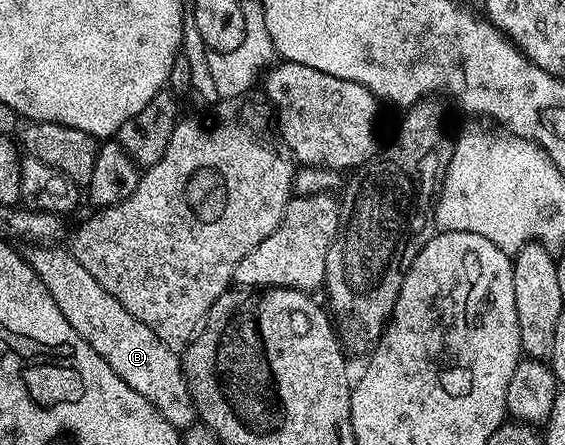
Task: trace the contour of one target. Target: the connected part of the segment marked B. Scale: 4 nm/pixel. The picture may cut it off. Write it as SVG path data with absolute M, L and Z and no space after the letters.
M31 245L24 257L36 276L44 280L44 288L52 292L56 308L64 312L64 320L68 320L68 324L72 324L72 328L76 328L76 332L80 332L80 336L84 336L84 340L96 348L98 355L112 368L112 372L116 372L116 376L120 376L120 380L124 380L124 384L128 384L128 388L140 392L148 404L155 406L164 420L179 428L195 425L194 401L186 387L181 357L168 344L164 344L164 340L160 340L160 336L156 336L148 324L136 320L136 316L132 316L132 312L128 312L128 308L124 308L116 296L100 288L96 276L92 276L92 272L88 272L88 268L76 260L73 252L58 245Z

